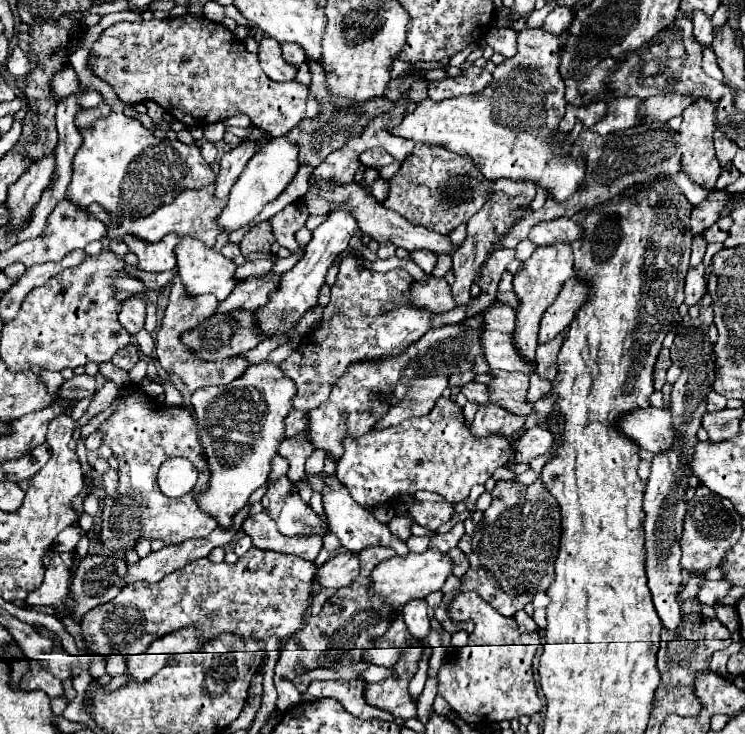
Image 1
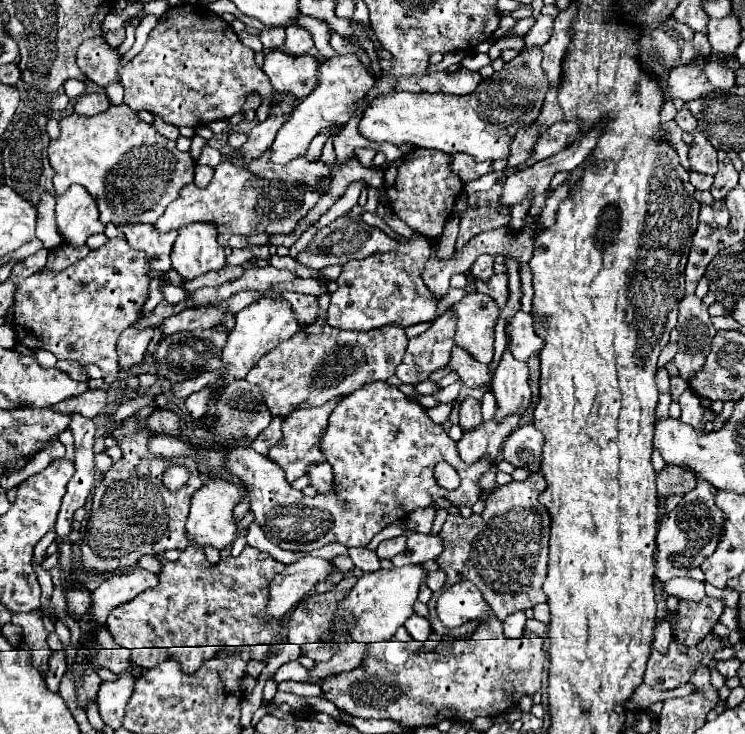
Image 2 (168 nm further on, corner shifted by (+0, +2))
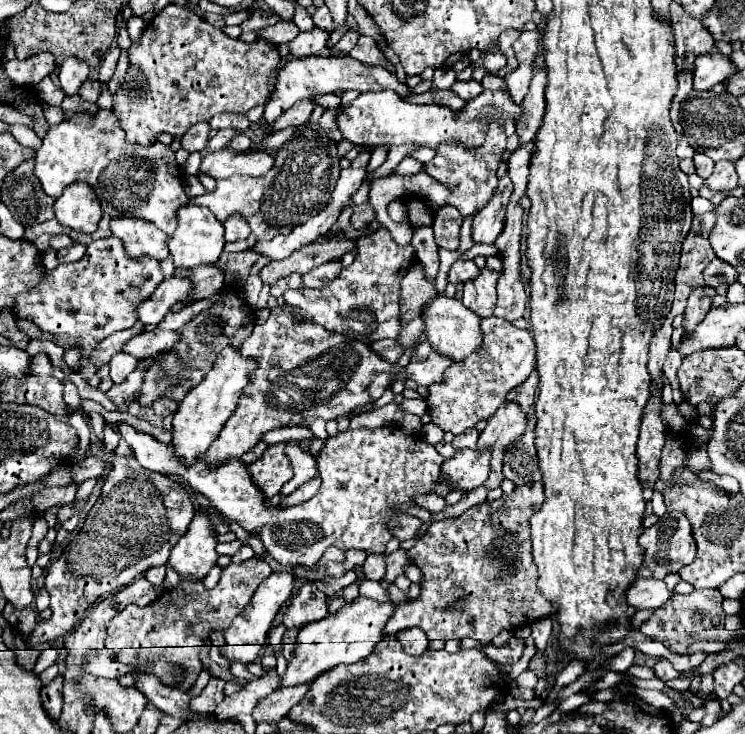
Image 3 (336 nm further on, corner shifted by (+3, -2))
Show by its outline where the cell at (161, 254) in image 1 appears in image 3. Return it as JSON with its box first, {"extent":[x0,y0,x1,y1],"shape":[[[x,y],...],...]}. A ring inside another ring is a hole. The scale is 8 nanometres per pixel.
{"extent":[110,218,170,262],"shape":[[[114,218],[110,222],[110,230],[124,242],[126,254],[132,258],[150,256],[158,262],[170,256],[168,252],[168,236],[158,230],[152,222],[136,220],[136,218]]]}

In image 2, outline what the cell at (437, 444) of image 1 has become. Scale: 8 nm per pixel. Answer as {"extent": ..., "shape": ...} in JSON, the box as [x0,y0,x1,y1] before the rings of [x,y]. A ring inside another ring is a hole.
{"extent":[149,382,489,552],"shape":[[[371,382],[355,390],[331,412],[327,434],[321,440],[321,452],[325,452],[327,462],[333,466],[335,490],[328,494],[310,498],[293,490],[283,470],[253,448],[231,448],[229,452],[209,448],[201,452],[187,438],[161,434],[149,440],[149,452],[165,460],[179,456],[201,458],[213,472],[237,476],[245,482],[251,498],[249,510],[265,536],[283,550],[293,552],[311,552],[329,542],[367,546],[377,532],[397,520],[405,520],[417,508],[431,506],[439,498],[455,506],[473,506],[479,496],[477,482],[489,470],[487,458],[473,466],[461,462],[455,442],[441,426],[429,420],[425,408],[409,402],[397,386],[387,382]],[[437,462],[447,462],[457,470],[461,478],[457,490],[447,492],[435,482],[433,468]]]}

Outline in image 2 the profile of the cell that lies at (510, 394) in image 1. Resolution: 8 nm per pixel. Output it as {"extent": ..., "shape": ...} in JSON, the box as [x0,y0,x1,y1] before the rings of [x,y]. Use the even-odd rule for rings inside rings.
{"extent":[445,346,489,388],"shape":[[[453,346],[449,364],[445,368],[449,368],[449,372],[457,374],[457,378],[469,388],[477,388],[477,386],[483,386],[483,384],[489,382],[487,366],[481,364],[481,362],[475,362],[475,358],[469,356],[459,346]]]}

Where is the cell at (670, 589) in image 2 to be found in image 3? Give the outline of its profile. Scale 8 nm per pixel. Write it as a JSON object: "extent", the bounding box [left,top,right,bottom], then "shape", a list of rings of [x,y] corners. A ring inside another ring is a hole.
{"extent":[628,578,672,610],"shape":[[[638,578],[638,582],[634,582],[634,586],[630,588],[628,600],[630,606],[638,606],[638,610],[642,608],[660,608],[664,606],[670,598],[672,598],[672,590],[666,586],[664,580],[656,580],[656,578]]]}

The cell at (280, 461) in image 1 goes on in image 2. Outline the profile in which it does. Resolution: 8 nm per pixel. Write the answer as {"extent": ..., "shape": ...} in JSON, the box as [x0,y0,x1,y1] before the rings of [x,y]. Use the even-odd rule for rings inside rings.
{"extent":[269,398,341,482],"shape":[[[335,398],[335,400],[329,400],[327,404],[323,406],[317,406],[317,408],[311,408],[311,406],[301,406],[299,410],[291,412],[287,418],[285,418],[285,426],[283,426],[283,438],[277,446],[273,446],[273,450],[269,450],[269,460],[273,460],[277,466],[281,466],[281,470],[285,472],[285,478],[287,482],[293,482],[297,478],[301,478],[305,474],[305,468],[309,464],[315,464],[315,462],[323,462],[325,460],[325,454],[319,450],[319,442],[321,438],[325,436],[325,430],[327,430],[327,420],[329,420],[329,414],[331,410],[337,406],[337,402],[341,402],[341,398]]]}

